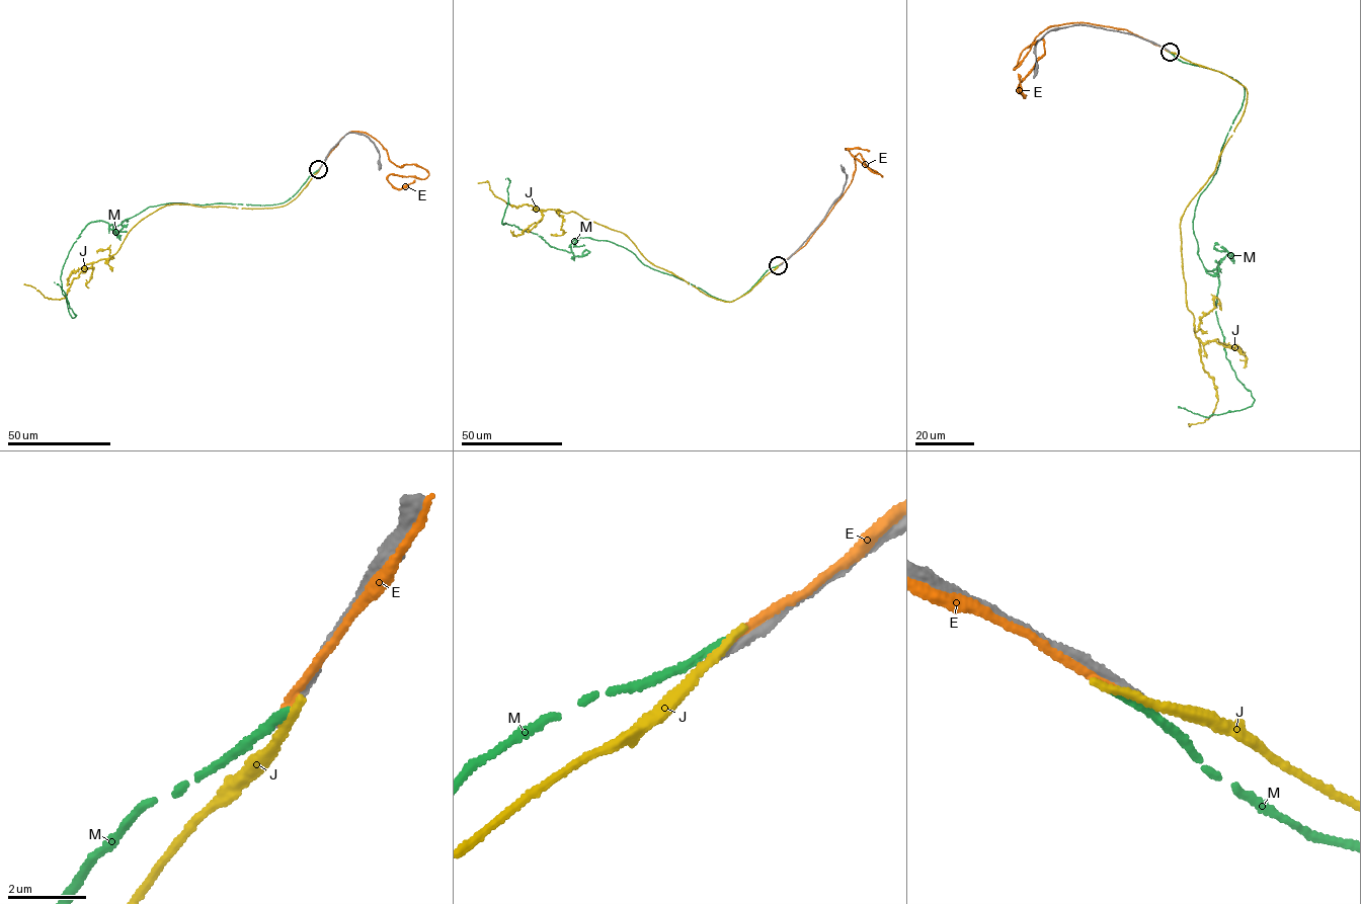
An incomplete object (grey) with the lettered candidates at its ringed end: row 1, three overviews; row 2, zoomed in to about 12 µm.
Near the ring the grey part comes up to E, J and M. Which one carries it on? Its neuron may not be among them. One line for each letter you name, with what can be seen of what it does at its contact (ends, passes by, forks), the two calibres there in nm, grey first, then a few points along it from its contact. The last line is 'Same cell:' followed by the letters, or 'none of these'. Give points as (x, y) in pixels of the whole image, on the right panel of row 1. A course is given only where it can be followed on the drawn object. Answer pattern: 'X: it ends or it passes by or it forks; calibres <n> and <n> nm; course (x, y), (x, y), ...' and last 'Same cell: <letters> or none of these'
Same cell: none of these

